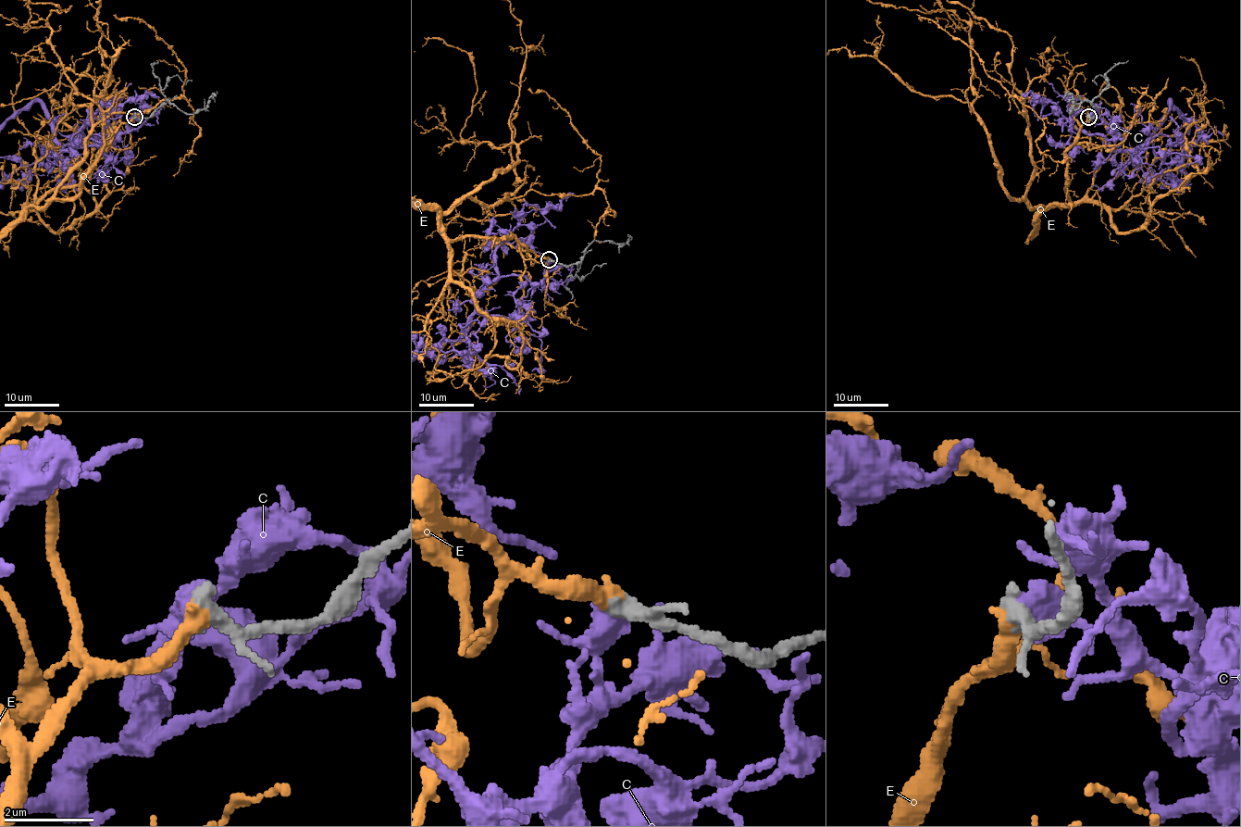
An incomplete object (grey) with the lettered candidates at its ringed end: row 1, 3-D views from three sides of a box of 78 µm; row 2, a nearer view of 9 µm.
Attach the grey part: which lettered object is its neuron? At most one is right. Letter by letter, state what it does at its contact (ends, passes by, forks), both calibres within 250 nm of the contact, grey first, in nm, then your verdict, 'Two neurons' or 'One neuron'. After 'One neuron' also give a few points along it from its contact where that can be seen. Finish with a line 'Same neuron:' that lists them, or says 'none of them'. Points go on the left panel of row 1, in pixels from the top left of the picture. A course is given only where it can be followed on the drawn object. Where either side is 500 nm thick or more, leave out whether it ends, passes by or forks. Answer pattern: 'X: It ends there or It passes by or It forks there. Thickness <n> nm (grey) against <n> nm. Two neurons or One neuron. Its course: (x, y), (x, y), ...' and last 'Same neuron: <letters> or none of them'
C: Thickness 440 nm (grey) against 600 nm. Two neurons
E: It ends there. Thickness 320 nm (grey) against 440 nm. One neuron. Its course: (134, 117), (27, 206), (79, 192), (98, 47), (116, 68), (15, 19)
Same neuron: E

